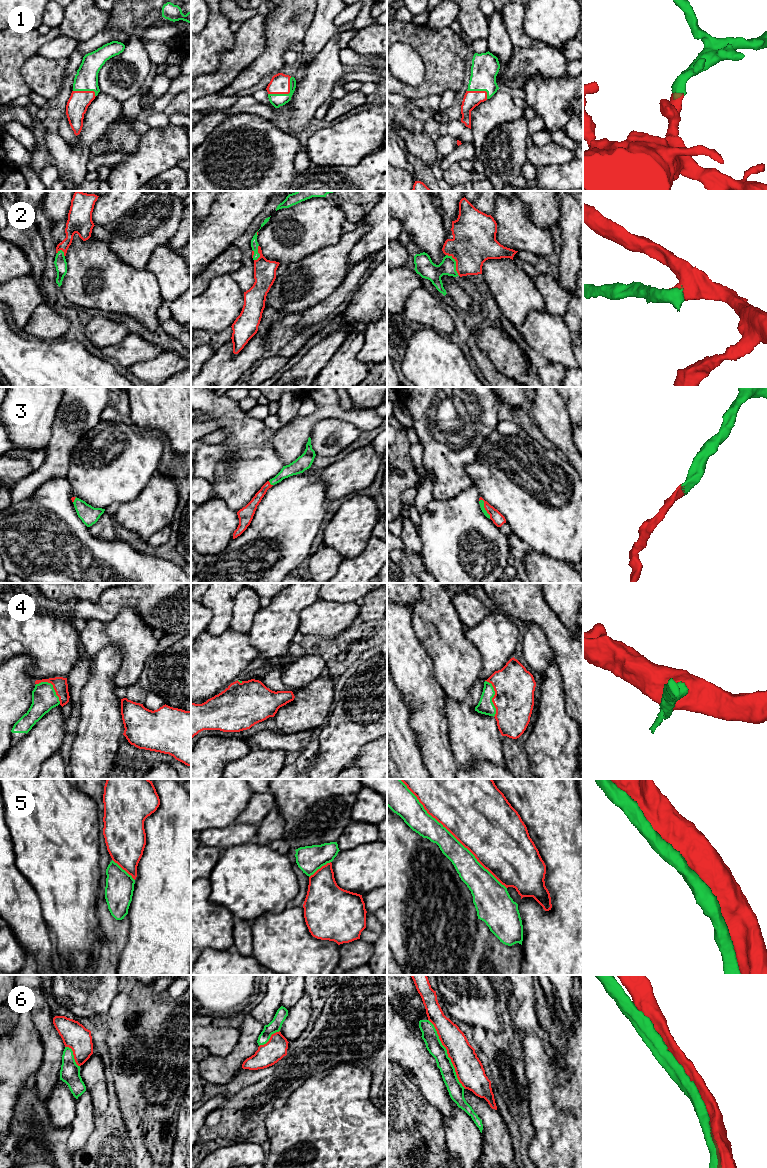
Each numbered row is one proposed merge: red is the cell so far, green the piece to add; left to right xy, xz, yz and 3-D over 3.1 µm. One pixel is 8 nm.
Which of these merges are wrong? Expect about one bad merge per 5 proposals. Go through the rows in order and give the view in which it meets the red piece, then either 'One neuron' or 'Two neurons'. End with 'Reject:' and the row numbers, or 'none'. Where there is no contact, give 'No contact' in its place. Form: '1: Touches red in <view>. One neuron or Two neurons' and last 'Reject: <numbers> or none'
1: Touches red in xz. One neuron
2: Touches red in yz. One neuron
3: Touches red in yz. One neuron
4: Touches red in yz. One neuron
5: Touches red in yz. One neuron
6: Touches red in yz. Two neurons
Reject: 6

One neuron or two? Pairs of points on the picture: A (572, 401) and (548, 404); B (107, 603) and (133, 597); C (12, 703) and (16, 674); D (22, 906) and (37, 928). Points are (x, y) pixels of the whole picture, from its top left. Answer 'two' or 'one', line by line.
A: two
B: one
C: one
D: one

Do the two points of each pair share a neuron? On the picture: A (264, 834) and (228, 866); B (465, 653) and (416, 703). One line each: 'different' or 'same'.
A: different
B: different

